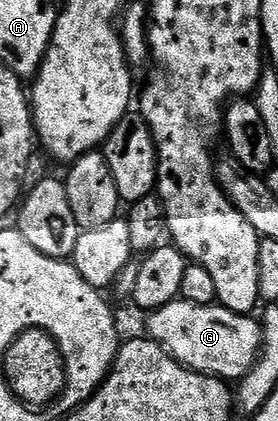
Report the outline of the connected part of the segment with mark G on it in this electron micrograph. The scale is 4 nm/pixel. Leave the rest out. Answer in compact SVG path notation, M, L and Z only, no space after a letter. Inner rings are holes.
M179 299L162 306L158 310L147 313L146 319L148 319L147 335L155 340L157 344L161 344L173 360L177 360L190 372L201 372L207 376L219 376L225 382L239 382L255 366L256 359L260 356L261 321L251 315L239 316L234 314L223 308L218 302L210 306L198 306L194 302Z

